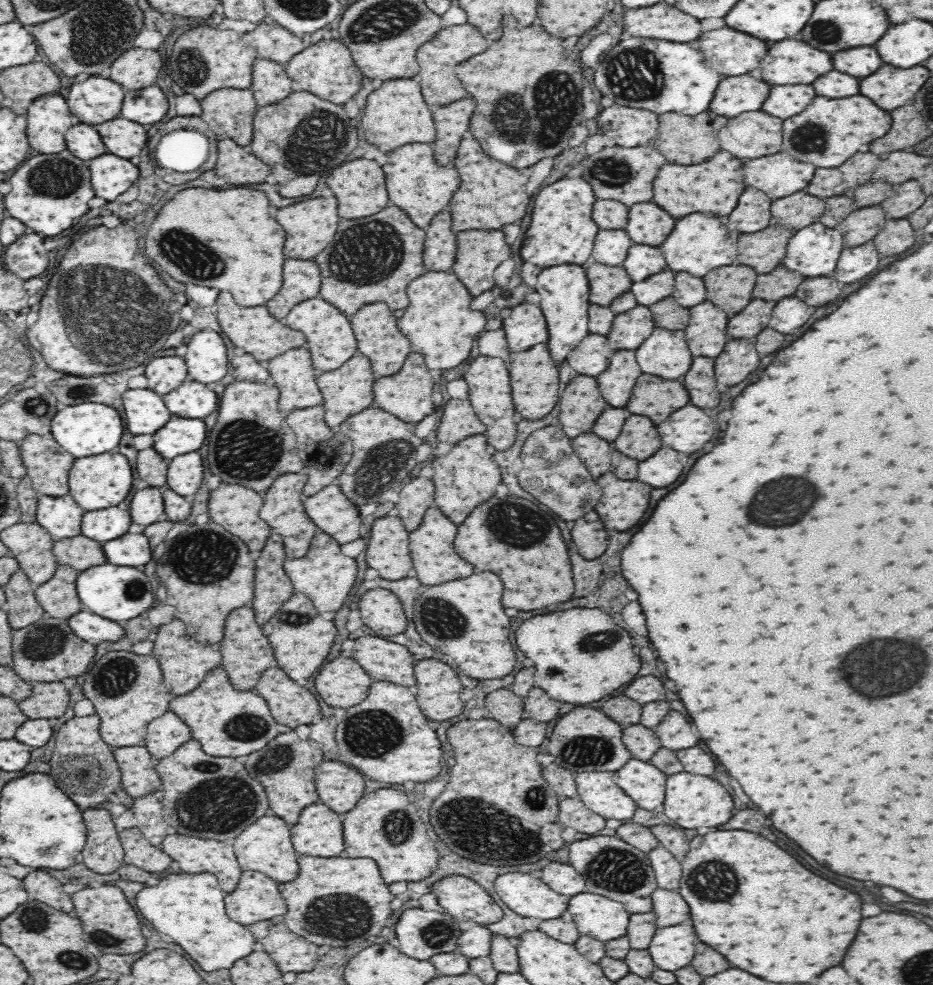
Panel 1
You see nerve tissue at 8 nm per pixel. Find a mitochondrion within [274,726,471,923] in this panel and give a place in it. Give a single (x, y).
(397, 827)

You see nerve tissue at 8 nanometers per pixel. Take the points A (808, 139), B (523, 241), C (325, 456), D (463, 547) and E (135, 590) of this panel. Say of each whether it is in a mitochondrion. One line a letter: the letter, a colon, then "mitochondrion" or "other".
A: mitochondrion
B: other
C: mitochondrion
D: other
E: mitochondrion

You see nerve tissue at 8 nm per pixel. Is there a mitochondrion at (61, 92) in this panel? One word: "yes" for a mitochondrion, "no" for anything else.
no

